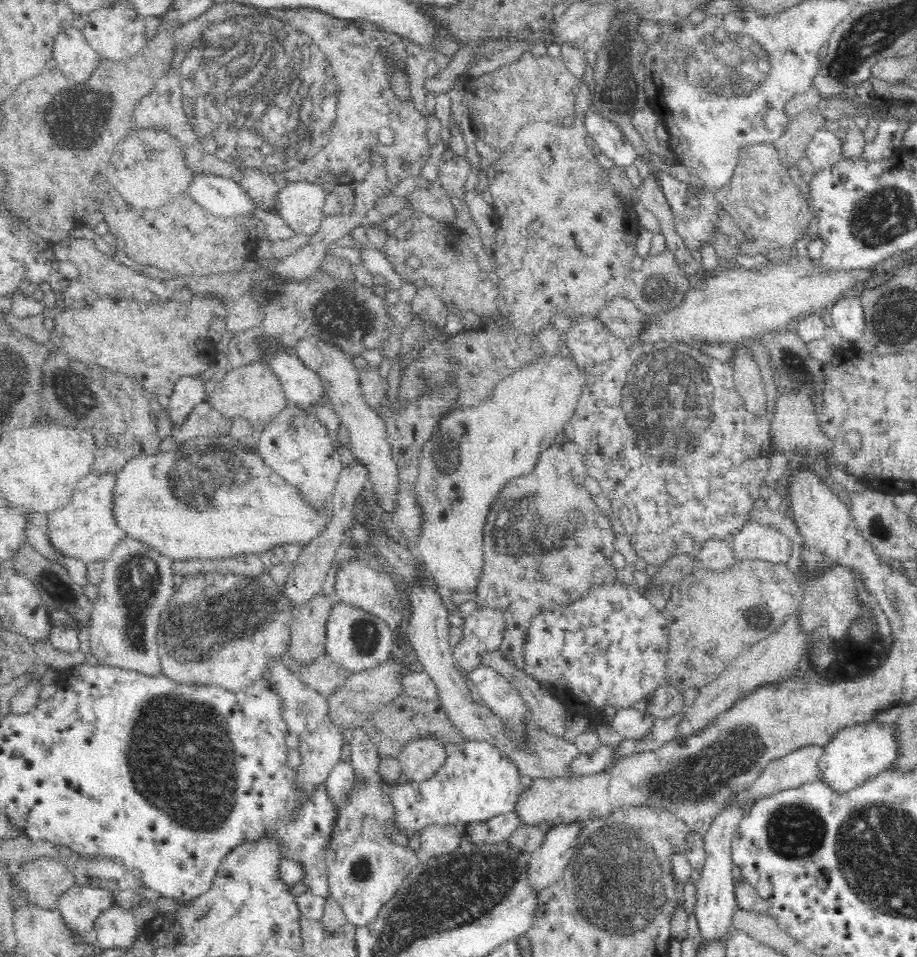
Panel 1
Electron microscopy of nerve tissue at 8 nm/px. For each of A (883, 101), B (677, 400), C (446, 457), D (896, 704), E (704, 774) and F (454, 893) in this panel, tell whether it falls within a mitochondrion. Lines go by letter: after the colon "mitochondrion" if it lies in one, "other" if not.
A: other
B: mitochondrion
C: mitochondrion
D: other
E: mitochondrion
F: mitochondrion

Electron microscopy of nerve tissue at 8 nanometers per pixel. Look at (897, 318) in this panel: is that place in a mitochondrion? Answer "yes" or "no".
yes

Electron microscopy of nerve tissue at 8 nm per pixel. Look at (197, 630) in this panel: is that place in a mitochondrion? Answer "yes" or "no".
yes

